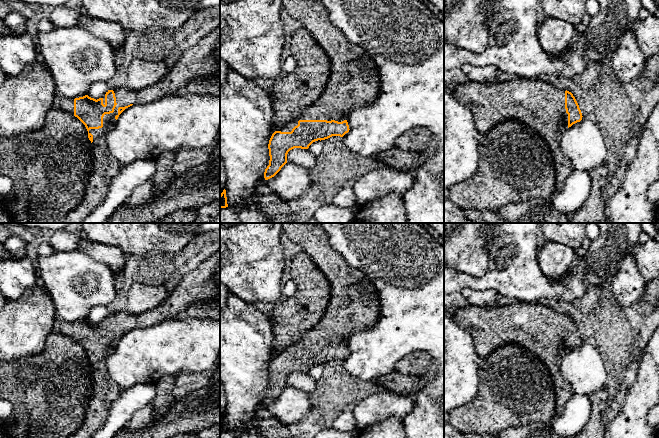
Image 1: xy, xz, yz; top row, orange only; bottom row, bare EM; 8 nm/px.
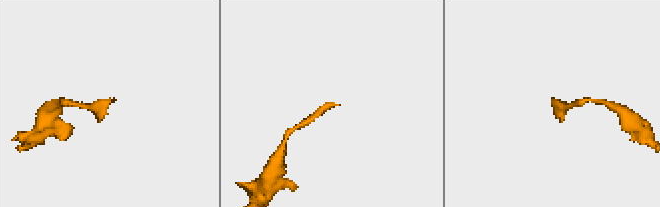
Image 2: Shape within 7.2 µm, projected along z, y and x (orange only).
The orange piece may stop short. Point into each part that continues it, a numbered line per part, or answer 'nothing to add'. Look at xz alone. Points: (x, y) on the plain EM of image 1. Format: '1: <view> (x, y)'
1: xz (354, 305)

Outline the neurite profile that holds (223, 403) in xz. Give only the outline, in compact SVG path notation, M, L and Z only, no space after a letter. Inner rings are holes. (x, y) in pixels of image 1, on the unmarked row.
M220 380L220 419L225 413L226 405L227 403L226 403L225 391L224 391L222 382Z

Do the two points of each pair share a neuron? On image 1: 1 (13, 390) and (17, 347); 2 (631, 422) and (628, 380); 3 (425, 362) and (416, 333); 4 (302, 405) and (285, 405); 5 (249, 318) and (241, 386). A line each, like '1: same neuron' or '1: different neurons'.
1: different neurons
2: different neurons
3: different neurons
4: same neuron
5: same neuron

